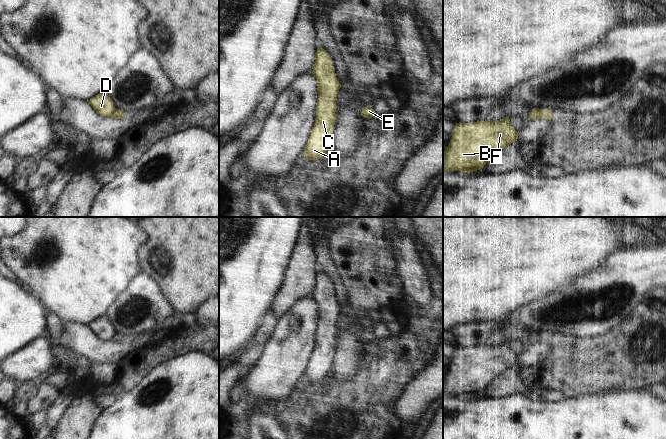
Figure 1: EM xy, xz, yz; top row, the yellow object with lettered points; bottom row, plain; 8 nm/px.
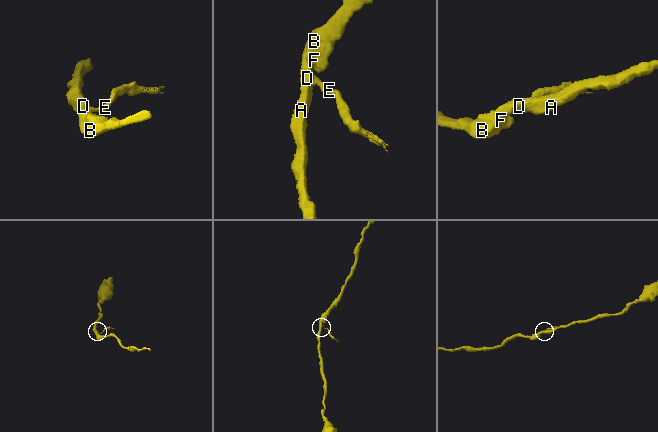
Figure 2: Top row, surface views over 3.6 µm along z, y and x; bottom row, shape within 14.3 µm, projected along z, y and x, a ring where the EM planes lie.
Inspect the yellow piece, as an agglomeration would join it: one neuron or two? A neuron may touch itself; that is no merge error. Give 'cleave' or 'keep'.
cleave

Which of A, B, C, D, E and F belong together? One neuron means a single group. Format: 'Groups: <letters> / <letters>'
Groups: A B C D F / E.

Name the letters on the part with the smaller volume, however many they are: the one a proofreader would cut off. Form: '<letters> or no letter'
E

